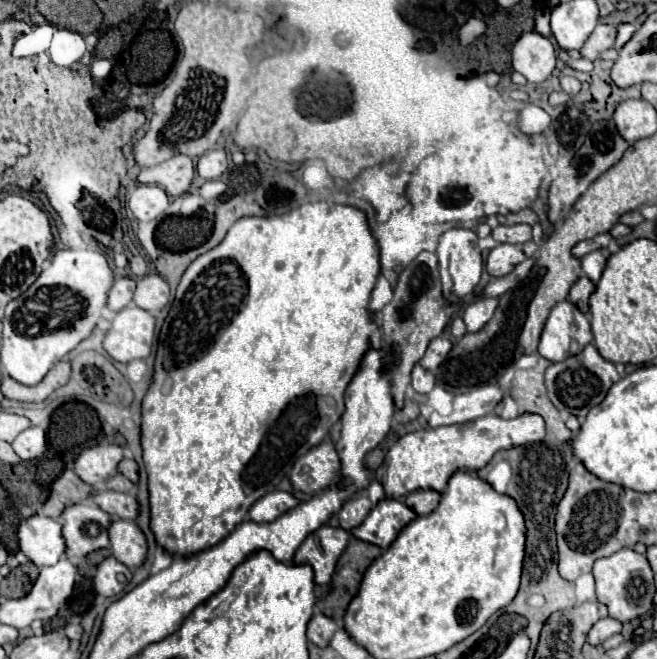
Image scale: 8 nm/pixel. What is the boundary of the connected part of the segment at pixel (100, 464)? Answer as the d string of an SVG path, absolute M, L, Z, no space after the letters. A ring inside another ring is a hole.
M98 444L92 448L86 448L76 464L76 474L86 484L102 484L114 474L118 474L118 464L124 458L124 450L116 444Z

